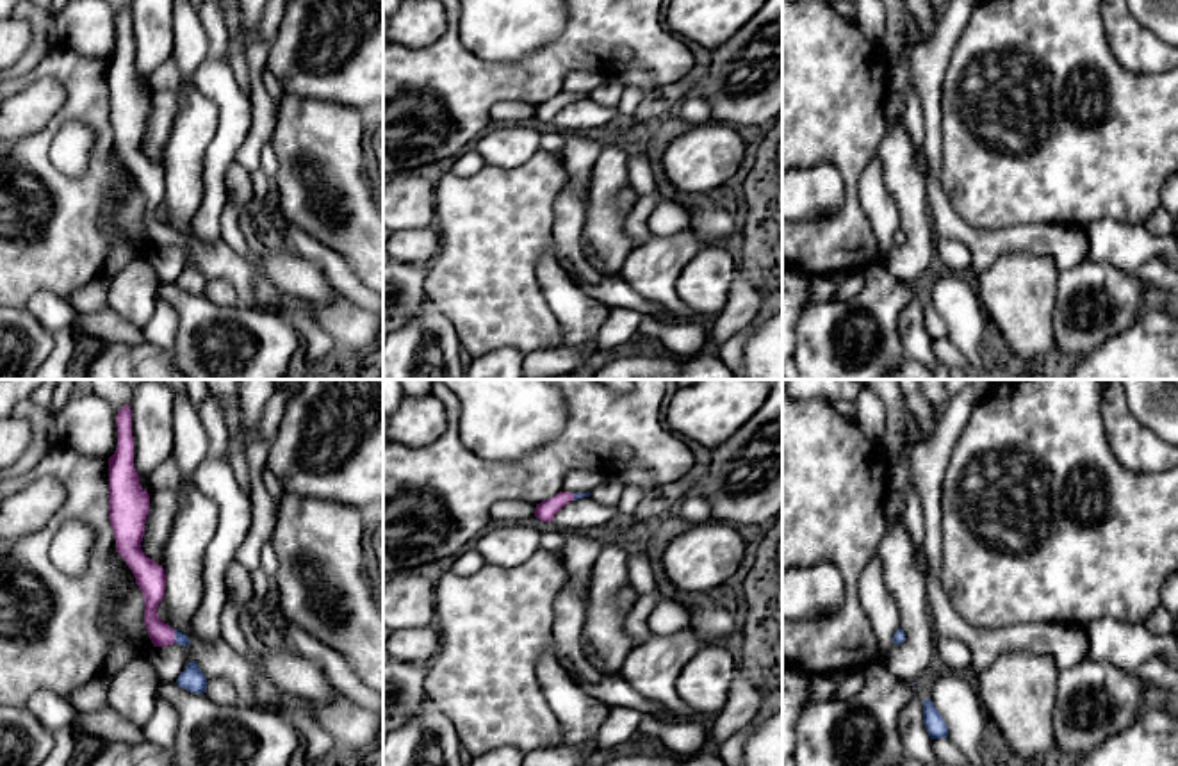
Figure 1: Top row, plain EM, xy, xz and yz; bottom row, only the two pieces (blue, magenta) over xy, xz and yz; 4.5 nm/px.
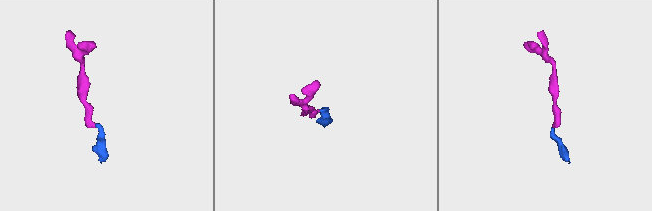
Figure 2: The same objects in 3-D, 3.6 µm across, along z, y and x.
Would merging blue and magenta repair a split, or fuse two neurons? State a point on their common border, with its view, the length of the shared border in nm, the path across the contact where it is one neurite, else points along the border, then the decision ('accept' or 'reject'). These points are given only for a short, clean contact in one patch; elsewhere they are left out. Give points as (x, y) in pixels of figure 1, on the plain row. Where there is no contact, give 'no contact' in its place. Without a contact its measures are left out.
contact xy (175, 237); length 60 nm; way xy (180, 239), (175, 237), (152, 221), (152, 187); accept

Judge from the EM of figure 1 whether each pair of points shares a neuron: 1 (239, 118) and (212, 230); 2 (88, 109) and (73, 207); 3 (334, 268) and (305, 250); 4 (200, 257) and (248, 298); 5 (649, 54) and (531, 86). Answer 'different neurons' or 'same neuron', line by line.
1: same neuron
2: same neuron
3: same neuron
4: same neuron
5: same neuron

